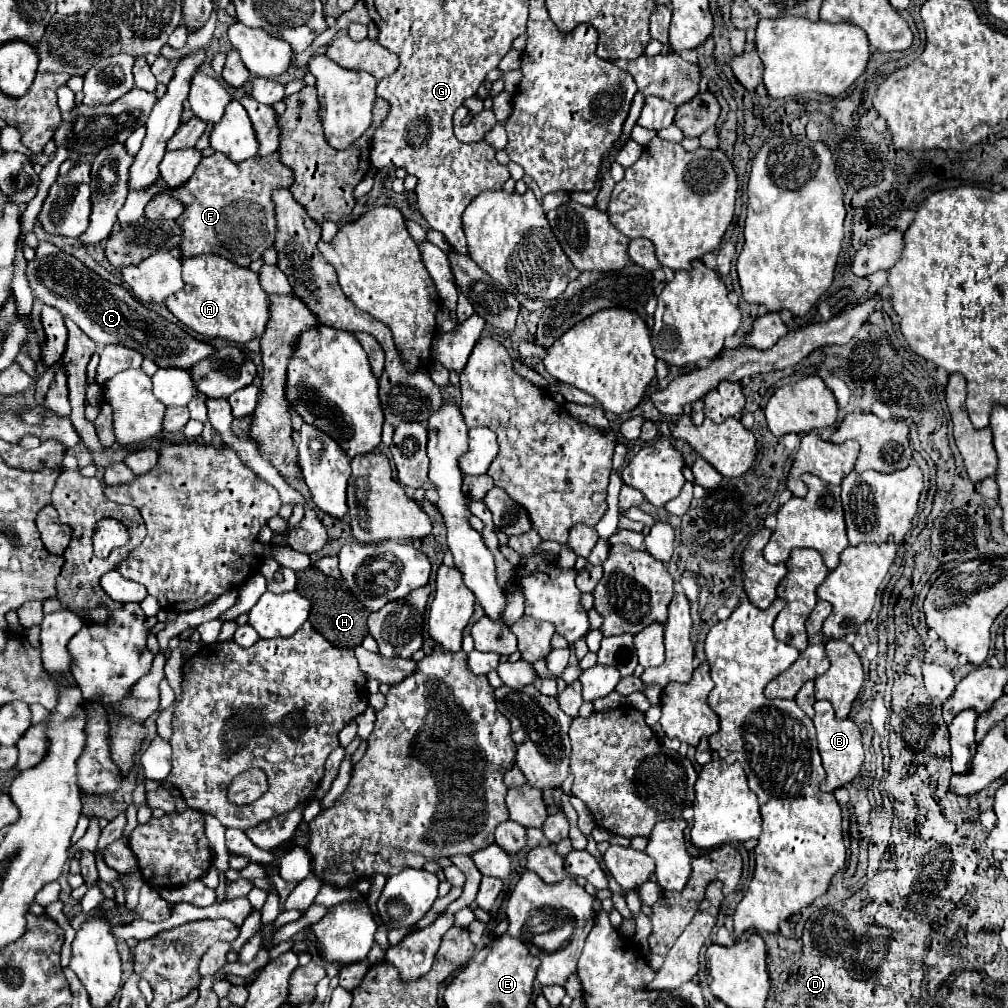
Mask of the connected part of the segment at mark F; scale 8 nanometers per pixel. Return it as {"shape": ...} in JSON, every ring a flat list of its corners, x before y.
{"shape":[[279,151,269,157,251,157,243,163,229,161,223,153,203,157,191,179,173,189,173,197,185,205,183,215,177,219,181,229,185,229,185,239,179,245,183,259,215,253,241,267,249,267,251,261,261,259,261,255,273,247,277,233,273,191,289,189,291,185,293,169,281,163]]}

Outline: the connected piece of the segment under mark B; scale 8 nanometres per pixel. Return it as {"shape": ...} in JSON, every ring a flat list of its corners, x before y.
{"shape":[[817,701,815,703,815,717,813,717,815,729,817,729,817,741,819,741,819,753,823,759,823,767,827,773,825,783,821,783,823,793,833,793,839,787,845,787,851,783,861,765,863,765,863,743,861,743,861,731,851,719,837,721,833,705,829,701]]}

